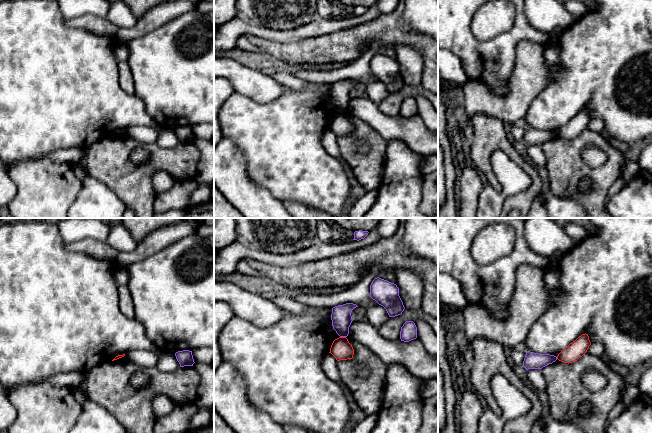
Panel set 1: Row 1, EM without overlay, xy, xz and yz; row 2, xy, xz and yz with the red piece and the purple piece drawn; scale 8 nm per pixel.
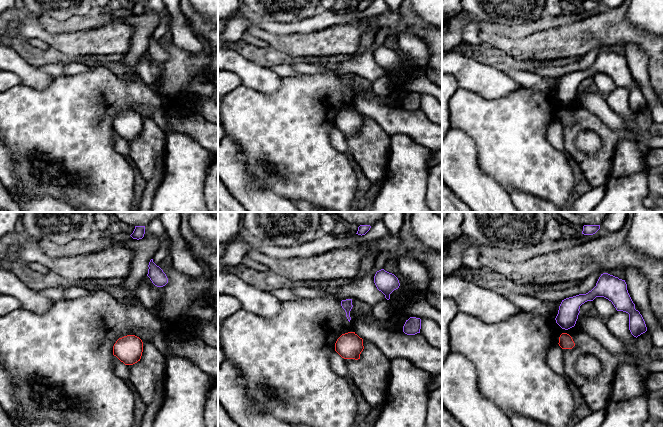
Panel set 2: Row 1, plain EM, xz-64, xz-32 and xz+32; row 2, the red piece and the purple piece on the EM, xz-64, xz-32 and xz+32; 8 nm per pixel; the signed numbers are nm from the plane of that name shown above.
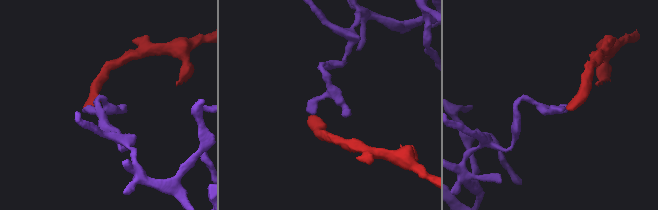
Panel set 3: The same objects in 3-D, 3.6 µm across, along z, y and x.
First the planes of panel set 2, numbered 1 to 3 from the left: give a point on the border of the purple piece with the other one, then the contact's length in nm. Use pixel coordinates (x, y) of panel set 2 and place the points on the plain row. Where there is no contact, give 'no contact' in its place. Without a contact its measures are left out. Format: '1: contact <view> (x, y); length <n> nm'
1: no contact
2: no contact
3: no contact

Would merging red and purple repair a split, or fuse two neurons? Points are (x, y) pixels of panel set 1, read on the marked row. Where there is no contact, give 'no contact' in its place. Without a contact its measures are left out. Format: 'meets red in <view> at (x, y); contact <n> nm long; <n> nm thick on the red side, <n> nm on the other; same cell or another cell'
meets red in xz at (343, 337); contact 50 nm long; 170 nm thick on the red side, 160 nm on the other; another cell

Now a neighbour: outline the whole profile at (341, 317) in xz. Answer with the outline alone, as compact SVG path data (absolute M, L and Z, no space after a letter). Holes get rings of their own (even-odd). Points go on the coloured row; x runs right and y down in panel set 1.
M346 303L332 308L332 326L340 337L348 336L349 327L353 321L351 312L356 307L358 307L356 304Z

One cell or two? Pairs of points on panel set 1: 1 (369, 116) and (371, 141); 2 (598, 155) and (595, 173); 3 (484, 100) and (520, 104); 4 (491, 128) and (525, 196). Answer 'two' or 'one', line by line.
1: two
2: two
3: one
4: one

